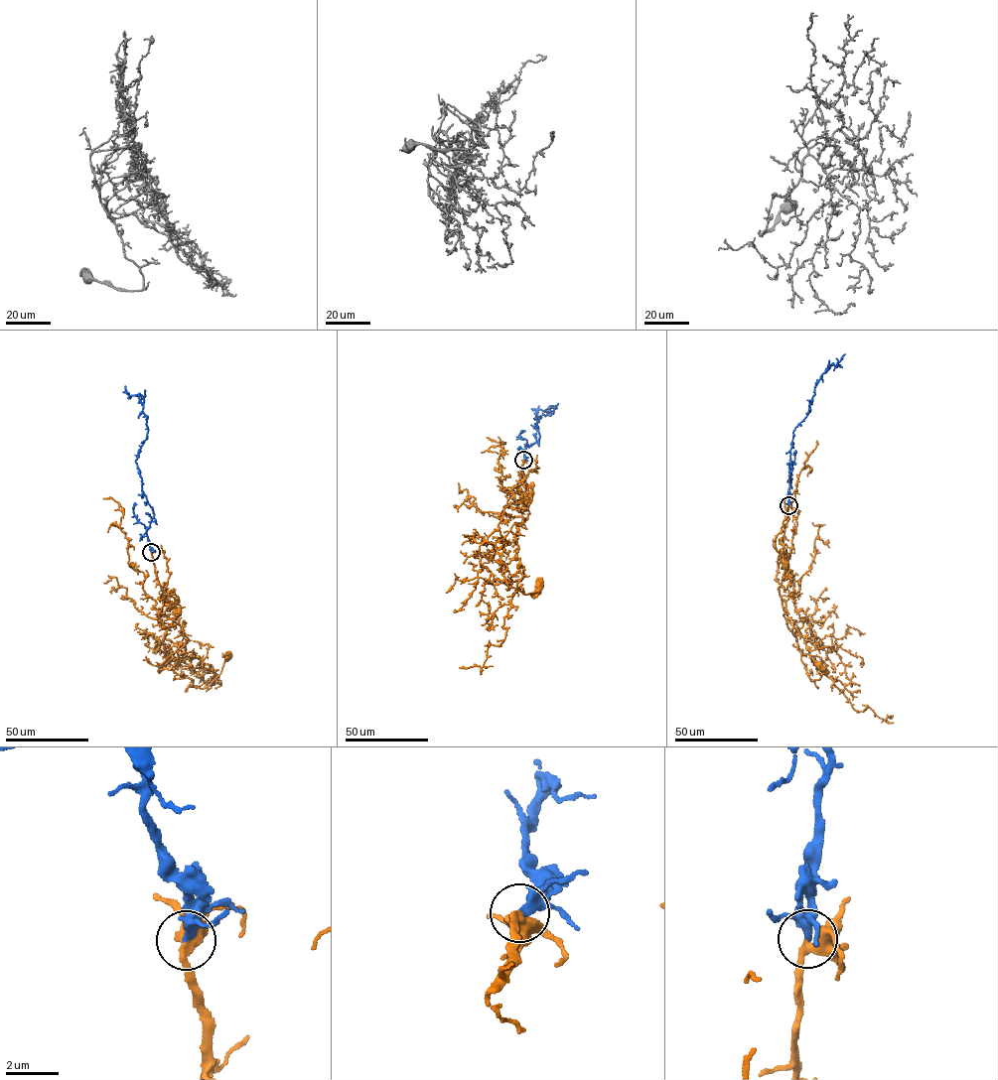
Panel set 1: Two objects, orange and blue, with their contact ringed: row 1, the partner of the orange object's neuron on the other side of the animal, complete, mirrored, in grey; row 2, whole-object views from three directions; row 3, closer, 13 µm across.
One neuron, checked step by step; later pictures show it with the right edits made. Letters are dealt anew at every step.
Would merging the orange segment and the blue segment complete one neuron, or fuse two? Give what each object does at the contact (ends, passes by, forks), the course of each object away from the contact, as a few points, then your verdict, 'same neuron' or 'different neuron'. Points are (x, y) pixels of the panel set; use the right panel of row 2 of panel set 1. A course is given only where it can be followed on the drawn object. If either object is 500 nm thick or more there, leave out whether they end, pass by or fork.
orange passes by; blue ends; course orange (788, 505), (776, 578), (783, 608), (796, 631), (796, 646), (810, 681), (819, 679), (823, 670), (818, 666); course blue (788, 505), (792, 432), (807, 415), (816, 382), (826, 367), (836, 365), (845, 354); same neuron

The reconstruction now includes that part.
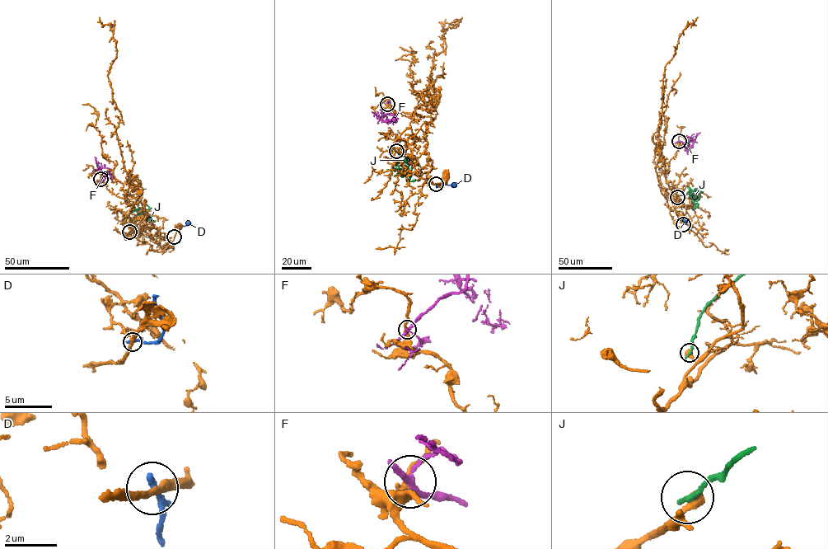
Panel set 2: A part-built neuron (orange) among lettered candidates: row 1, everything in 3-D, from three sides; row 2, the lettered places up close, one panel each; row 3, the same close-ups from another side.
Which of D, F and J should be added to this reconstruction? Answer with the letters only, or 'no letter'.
no letter

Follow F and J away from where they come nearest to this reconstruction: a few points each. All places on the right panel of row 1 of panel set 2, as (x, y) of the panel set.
F: (679, 141), (687, 142), (693, 139), (689, 148), (682, 143)
J: (677, 197), (690, 193), (696, 196), (694, 199)

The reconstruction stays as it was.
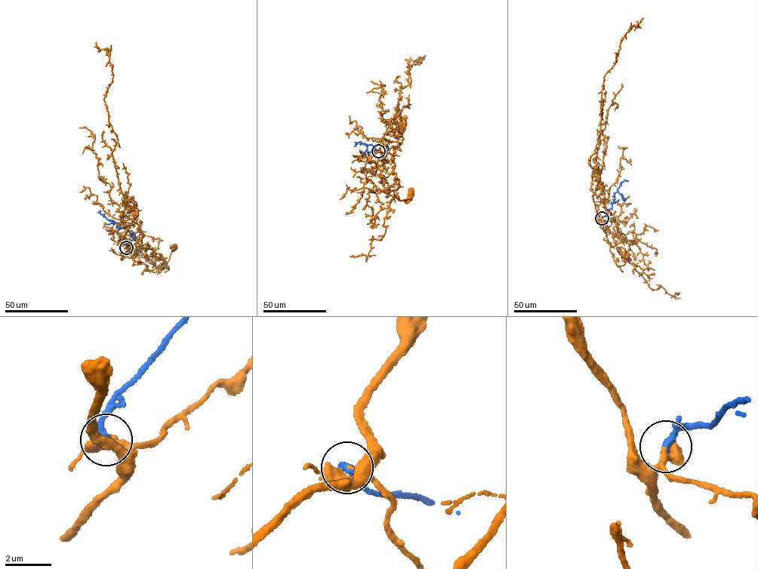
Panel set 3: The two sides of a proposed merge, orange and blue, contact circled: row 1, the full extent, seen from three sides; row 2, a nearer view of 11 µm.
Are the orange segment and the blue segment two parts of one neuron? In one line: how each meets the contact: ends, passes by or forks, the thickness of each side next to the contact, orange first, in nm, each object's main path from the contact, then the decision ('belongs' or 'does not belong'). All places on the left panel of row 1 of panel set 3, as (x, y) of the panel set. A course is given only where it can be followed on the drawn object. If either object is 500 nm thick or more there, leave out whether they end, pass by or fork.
orange passes by; blue ends; calibres 240 and 320 nm; course orange (126, 247), (124, 256), (147, 266), (147, 269), (154, 272), (168, 260), (174, 248); course blue (126, 247), (133, 235), (118, 223), (107, 219), (99, 211); belongs

